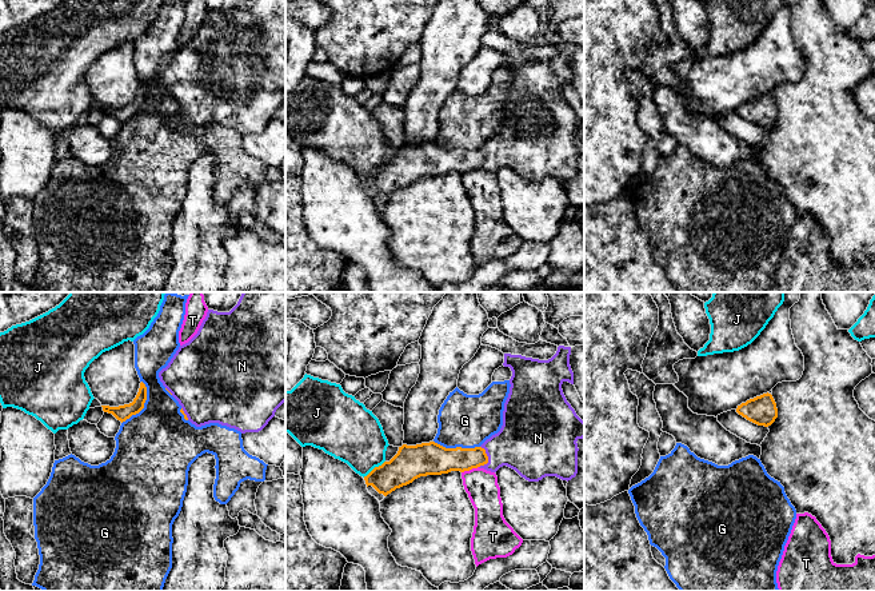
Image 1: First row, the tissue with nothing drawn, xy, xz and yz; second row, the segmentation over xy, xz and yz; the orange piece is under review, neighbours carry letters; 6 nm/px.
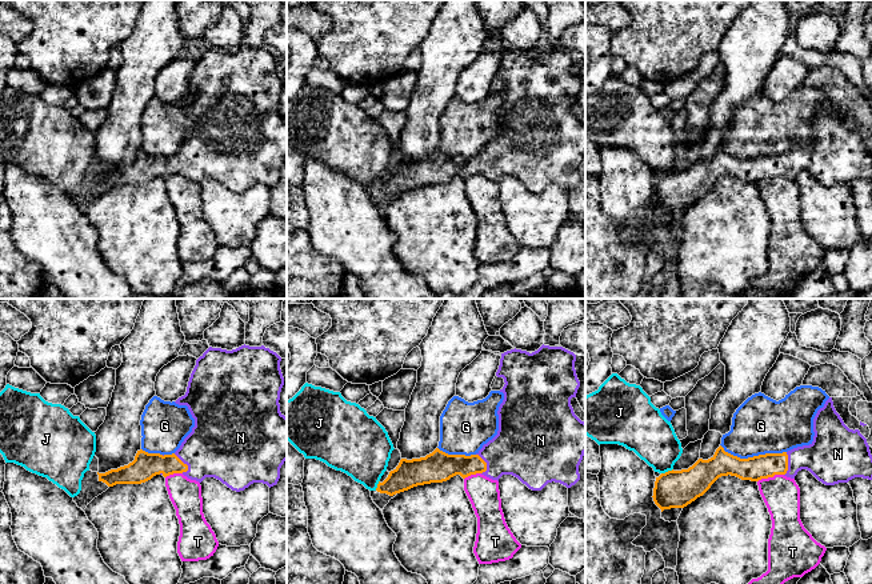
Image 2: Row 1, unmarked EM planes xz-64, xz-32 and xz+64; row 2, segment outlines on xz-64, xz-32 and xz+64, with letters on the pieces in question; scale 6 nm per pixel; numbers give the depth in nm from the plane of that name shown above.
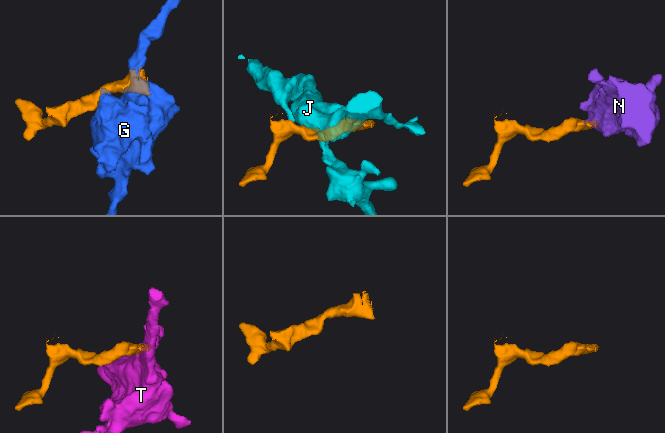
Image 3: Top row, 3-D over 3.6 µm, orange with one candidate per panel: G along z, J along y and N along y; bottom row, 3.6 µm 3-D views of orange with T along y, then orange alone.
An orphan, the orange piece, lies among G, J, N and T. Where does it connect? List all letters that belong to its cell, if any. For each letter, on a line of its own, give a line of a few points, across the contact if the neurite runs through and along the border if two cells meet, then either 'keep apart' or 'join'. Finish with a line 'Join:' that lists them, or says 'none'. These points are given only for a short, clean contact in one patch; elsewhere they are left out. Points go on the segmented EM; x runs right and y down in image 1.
G: keep apart
J: xz (384, 460), (363, 476) | keep apart
N: xz (460, 459), (487, 458), (502, 448), (526, 443) | join
T: xz (478, 466), (462, 472) | keep apart
Join: N

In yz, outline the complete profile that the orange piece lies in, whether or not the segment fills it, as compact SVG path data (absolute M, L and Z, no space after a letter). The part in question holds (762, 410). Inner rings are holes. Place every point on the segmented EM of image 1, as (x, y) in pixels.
M763 394L738 406L736 412L747 420L768 427L778 418L776 403L771 394Z

